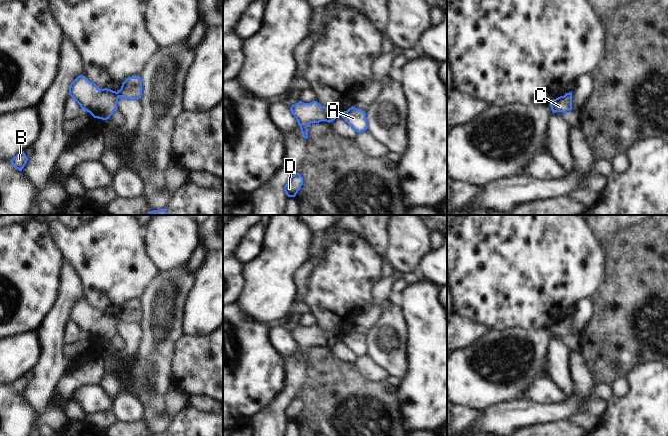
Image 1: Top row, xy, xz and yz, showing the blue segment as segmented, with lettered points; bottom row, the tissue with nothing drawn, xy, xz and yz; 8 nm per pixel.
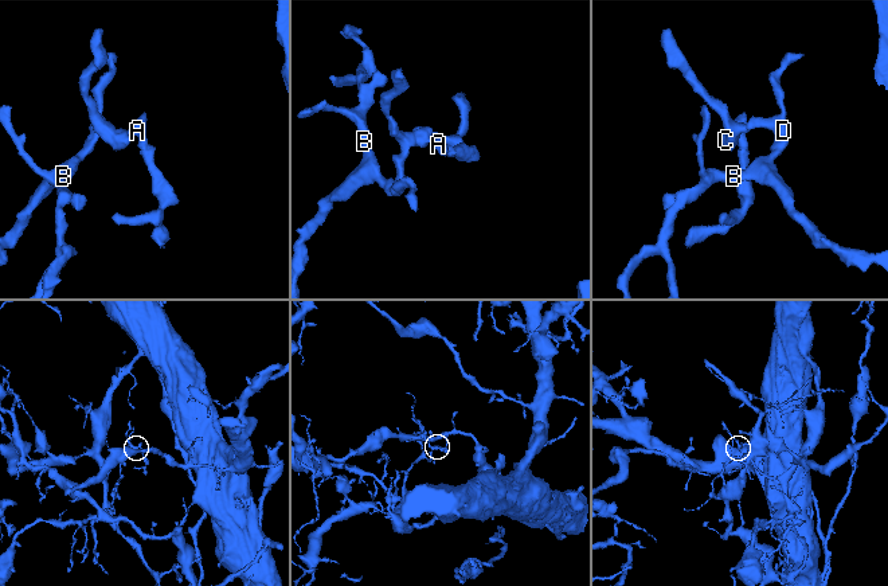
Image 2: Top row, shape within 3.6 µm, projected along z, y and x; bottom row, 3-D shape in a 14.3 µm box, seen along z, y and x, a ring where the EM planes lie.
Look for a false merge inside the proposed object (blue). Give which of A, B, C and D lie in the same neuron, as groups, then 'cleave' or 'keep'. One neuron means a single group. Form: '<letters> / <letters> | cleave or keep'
A / B C D | cleave

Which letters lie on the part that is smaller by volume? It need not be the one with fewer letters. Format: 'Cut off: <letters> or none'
Cut off: A

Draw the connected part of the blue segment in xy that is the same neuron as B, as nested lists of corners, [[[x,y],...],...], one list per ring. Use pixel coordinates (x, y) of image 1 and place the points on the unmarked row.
[[[23,375],[21,377],[17,378],[16,380],[14,380],[10,386],[16,393],[18,393],[19,395],[22,395],[22,393],[24,392],[24,390],[27,387],[27,385],[28,385],[28,382]]]

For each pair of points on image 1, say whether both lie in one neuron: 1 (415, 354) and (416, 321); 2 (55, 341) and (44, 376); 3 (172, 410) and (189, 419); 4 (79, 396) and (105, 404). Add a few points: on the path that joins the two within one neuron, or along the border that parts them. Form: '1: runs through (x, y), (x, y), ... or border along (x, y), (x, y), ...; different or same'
1: runs through (416, 346), (416, 329); same
2: runs through (52, 350), (50, 367); same
3: border along (187, 403), (171, 418); different
4: runs through (85, 396), (99, 400); same

